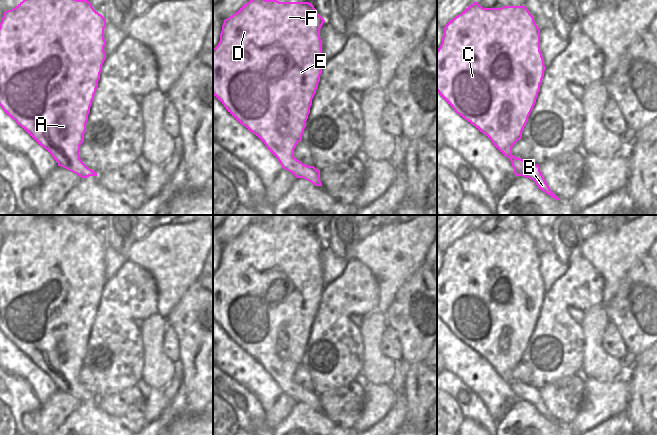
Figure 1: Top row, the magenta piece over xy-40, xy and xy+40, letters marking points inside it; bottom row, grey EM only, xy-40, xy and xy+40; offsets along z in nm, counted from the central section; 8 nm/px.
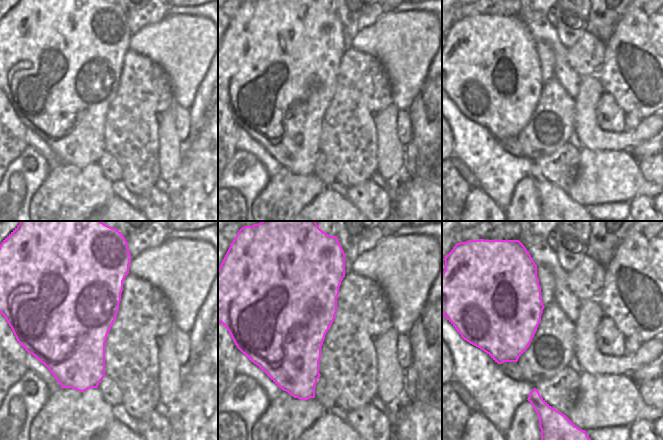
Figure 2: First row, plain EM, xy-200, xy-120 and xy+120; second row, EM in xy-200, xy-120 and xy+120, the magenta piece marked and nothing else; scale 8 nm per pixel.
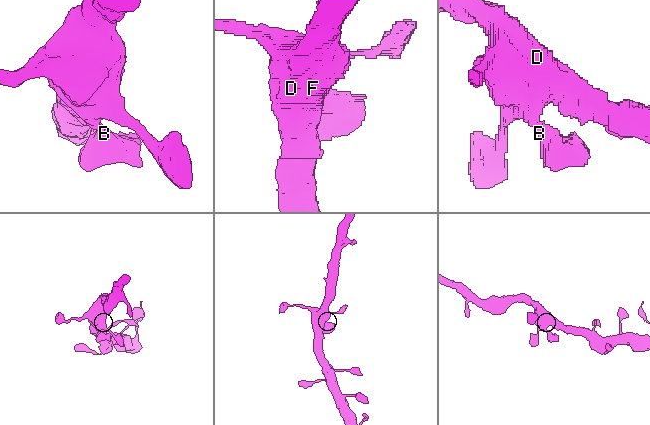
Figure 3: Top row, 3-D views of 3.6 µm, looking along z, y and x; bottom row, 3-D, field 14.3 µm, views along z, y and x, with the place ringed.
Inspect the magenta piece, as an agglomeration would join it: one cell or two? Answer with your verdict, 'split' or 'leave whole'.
leave whole

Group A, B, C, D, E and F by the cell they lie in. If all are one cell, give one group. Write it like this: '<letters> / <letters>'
A B C D E F

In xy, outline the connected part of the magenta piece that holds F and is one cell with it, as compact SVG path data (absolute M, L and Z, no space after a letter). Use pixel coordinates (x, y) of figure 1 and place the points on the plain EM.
M257 220L224 244L220 265L213 272L213 319L240 348L266 369L283 393L315 410L322 410L320 394L297 384L294 373L302 364L312 323L326 287L320 263L320 253L324 246L309 226L279 226Z

